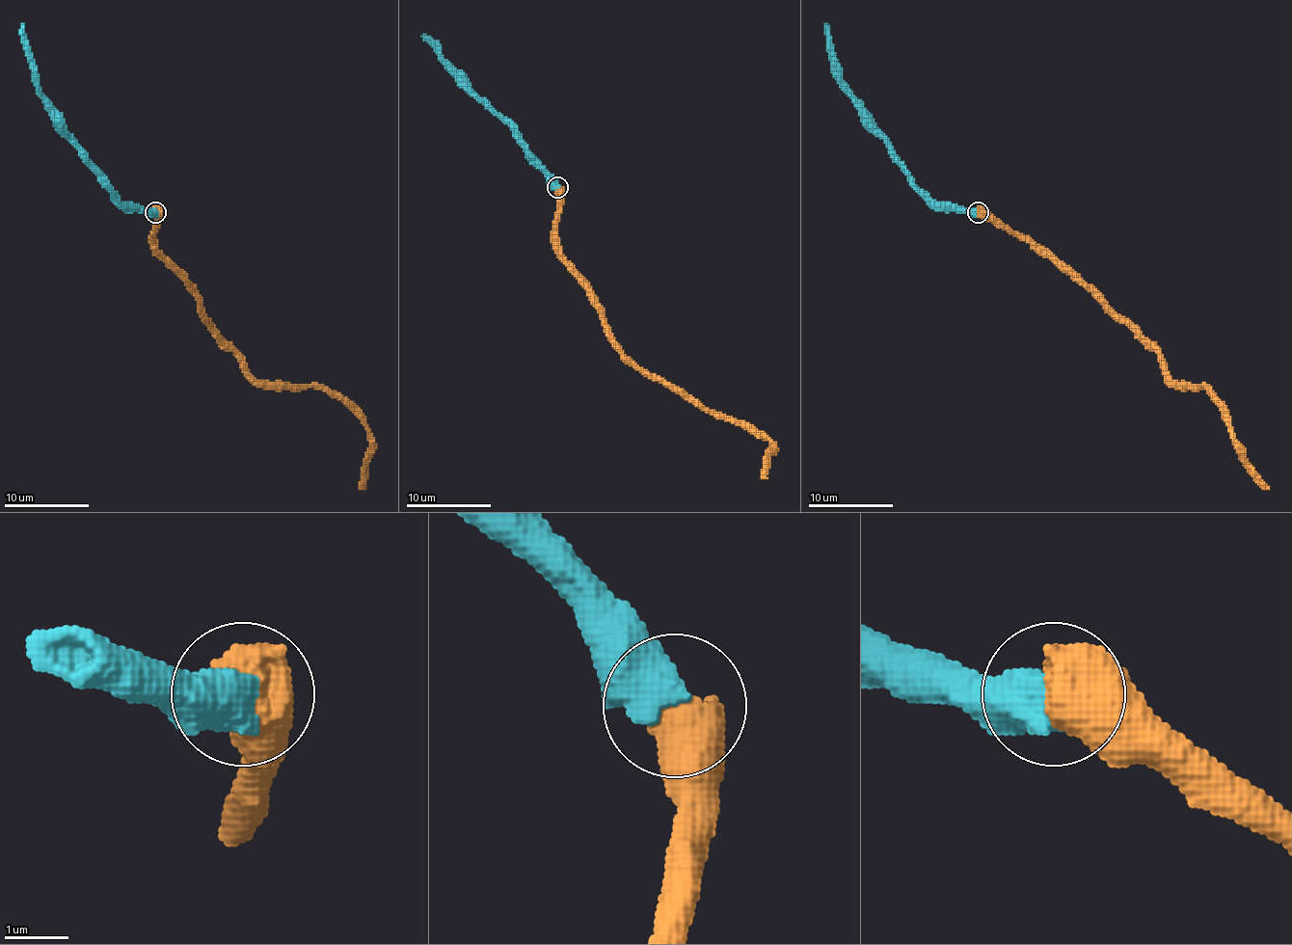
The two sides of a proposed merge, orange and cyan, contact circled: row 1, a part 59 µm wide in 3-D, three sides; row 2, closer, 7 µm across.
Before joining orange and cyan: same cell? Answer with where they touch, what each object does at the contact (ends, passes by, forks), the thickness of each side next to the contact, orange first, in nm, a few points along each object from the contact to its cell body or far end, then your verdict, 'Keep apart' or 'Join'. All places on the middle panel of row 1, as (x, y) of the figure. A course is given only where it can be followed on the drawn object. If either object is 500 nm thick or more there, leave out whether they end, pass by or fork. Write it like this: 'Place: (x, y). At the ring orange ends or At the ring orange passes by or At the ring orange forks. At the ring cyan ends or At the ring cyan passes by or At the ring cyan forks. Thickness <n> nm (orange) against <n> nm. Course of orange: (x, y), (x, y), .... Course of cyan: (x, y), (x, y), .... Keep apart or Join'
Place: (557, 187). Thickness 850 nm (orange) against 700 nm. Course of orange: (557, 187), (557, 253), (587, 291), (606, 336), (638, 367), (764, 436), (772, 446), (769, 468), (761, 478). Course of cyan: (557, 187), (557, 180), (506, 123), (439, 55), (425, 34). Join

